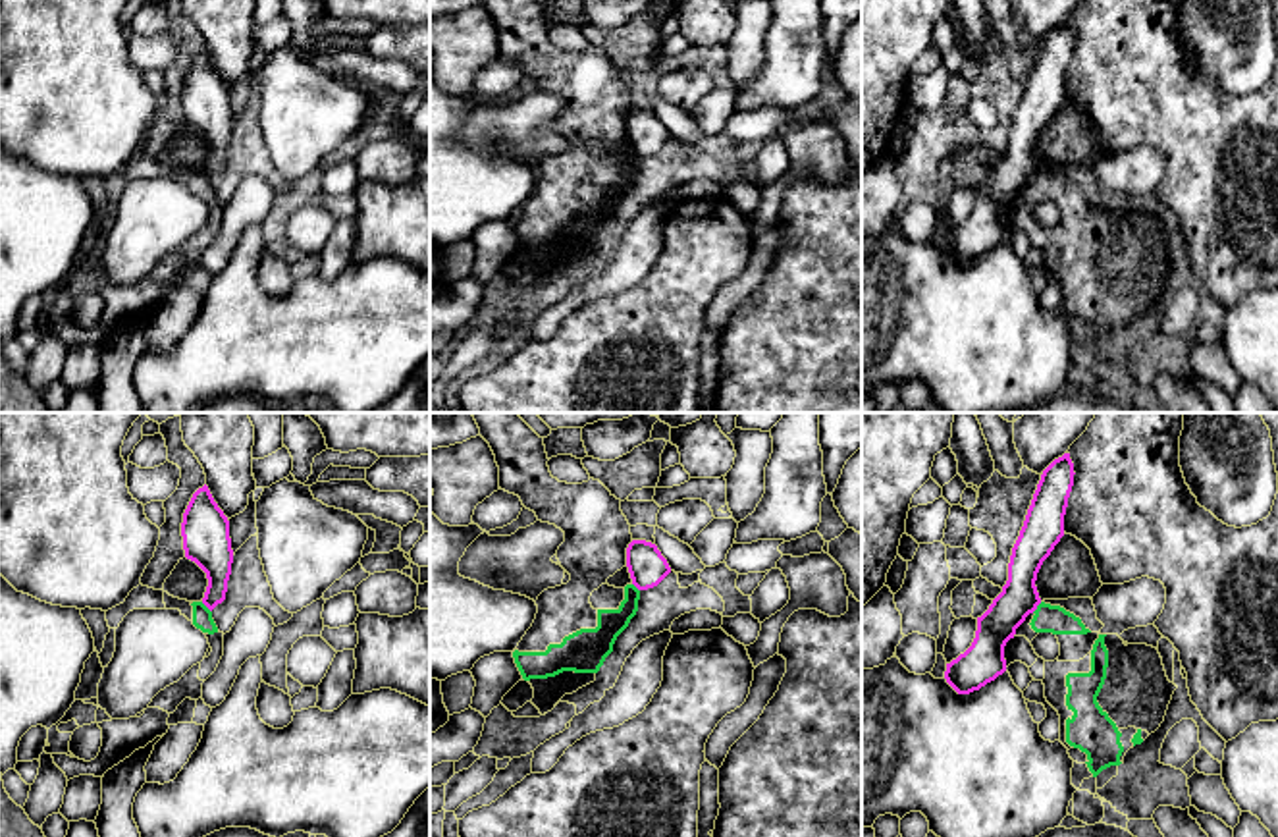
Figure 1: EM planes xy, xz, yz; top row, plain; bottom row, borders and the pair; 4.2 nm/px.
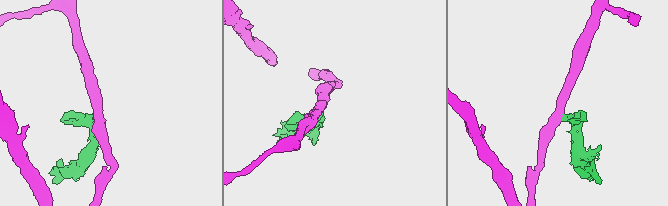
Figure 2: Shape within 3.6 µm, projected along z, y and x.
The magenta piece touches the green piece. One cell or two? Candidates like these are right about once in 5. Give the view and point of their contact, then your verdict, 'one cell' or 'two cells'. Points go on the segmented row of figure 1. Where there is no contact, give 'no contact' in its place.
yz (1036, 608) | two cells

